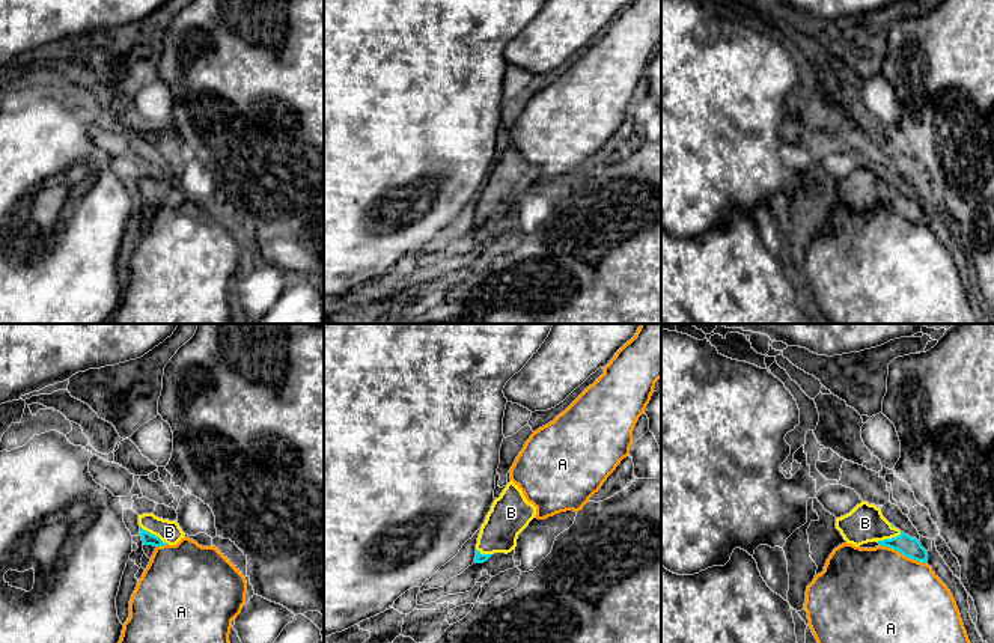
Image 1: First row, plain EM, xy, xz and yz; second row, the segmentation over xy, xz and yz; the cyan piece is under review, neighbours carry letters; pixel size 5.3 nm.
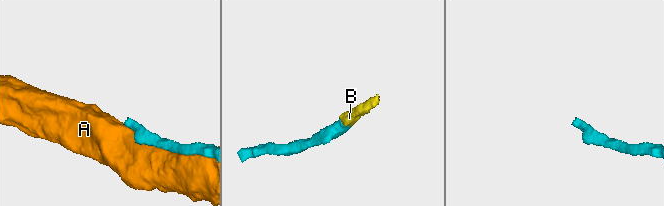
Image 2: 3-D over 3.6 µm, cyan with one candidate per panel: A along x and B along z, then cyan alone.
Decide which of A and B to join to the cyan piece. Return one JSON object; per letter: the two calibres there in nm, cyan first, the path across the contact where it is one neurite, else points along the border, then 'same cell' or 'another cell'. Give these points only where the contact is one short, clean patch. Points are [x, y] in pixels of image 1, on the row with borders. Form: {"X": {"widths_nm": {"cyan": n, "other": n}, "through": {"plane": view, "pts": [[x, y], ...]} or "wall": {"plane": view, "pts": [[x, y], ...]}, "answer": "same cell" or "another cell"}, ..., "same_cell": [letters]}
{"A": {"widths_nm": {"cyan": 110, "other": 500}, "answer": "another cell"}, "B": {"widths_nm": {"cyan": 70, "other": 120}, "through": {"plane": "xy", "pts": [[148, 538], [154, 535], [169, 532]]}, "answer": "same cell"}, "same_cell": ["B"]}

